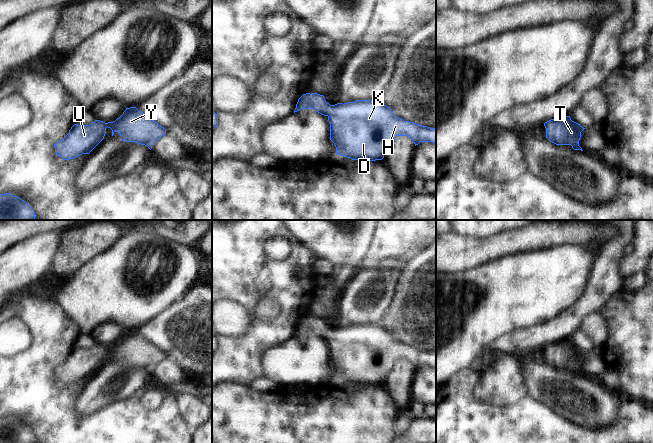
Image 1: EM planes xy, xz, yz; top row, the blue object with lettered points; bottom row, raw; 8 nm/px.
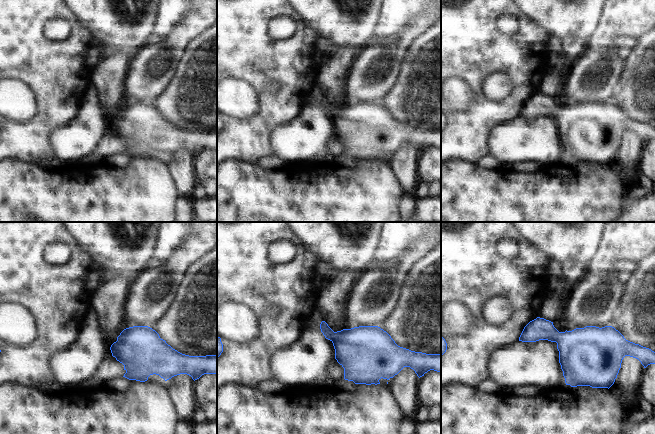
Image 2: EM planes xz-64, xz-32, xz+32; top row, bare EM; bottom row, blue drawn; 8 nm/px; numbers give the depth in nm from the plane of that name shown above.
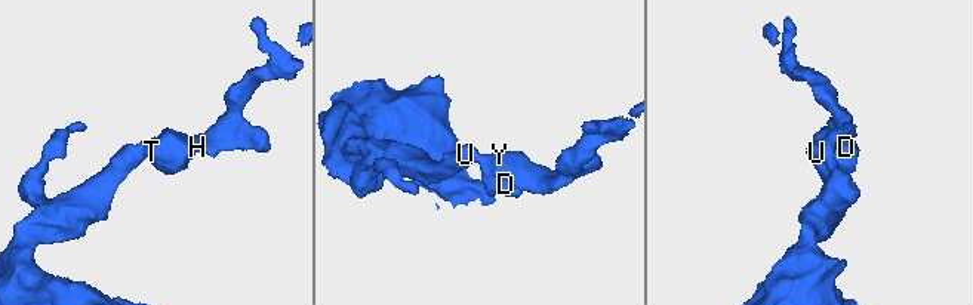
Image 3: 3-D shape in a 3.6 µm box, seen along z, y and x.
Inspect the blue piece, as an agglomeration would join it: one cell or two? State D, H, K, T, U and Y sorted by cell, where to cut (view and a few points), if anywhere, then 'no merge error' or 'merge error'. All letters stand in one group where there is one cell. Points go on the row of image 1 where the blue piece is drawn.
D H K T U Y | no cut | no merge error

